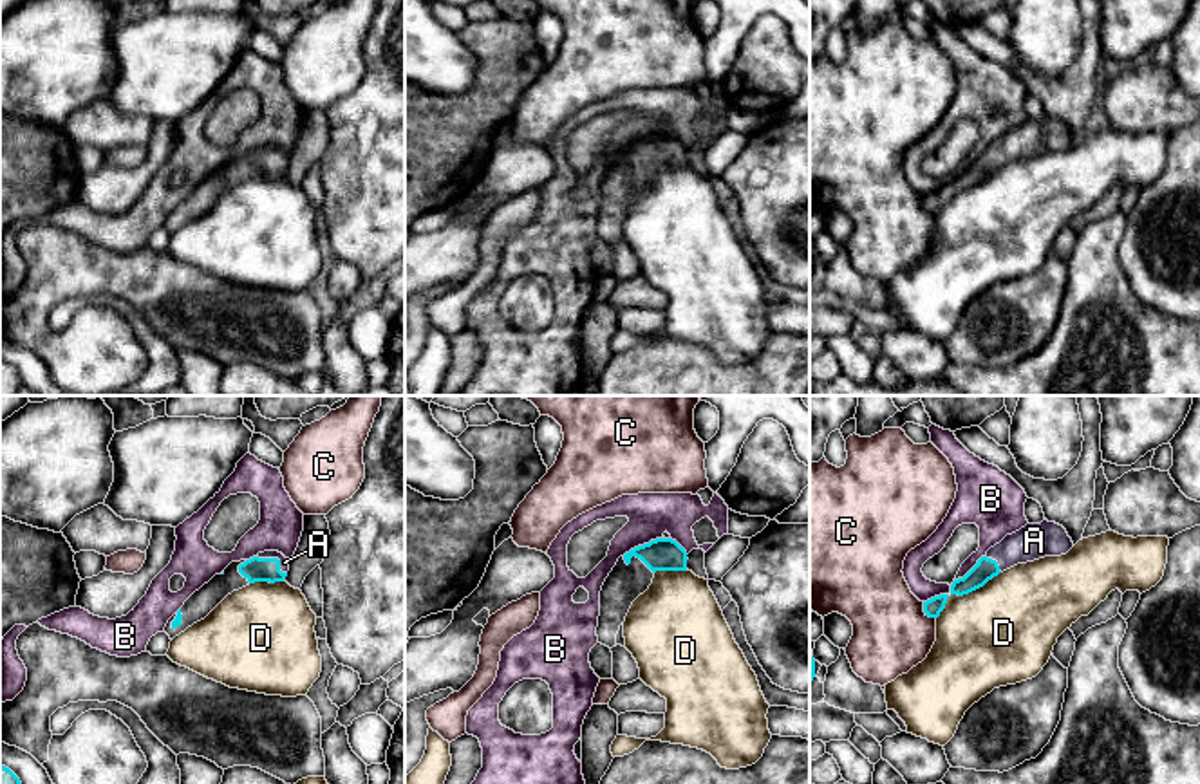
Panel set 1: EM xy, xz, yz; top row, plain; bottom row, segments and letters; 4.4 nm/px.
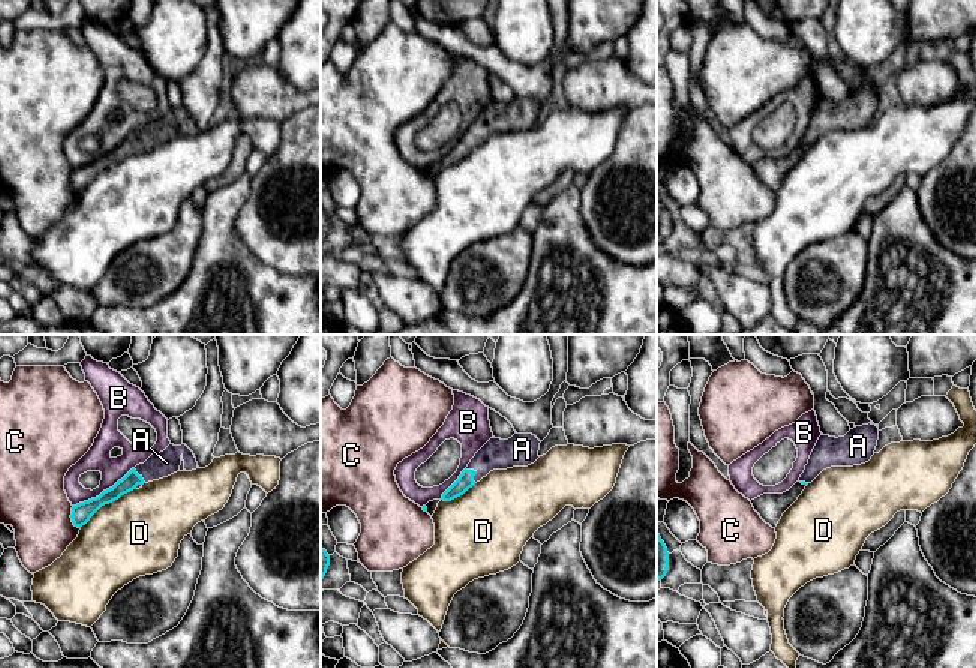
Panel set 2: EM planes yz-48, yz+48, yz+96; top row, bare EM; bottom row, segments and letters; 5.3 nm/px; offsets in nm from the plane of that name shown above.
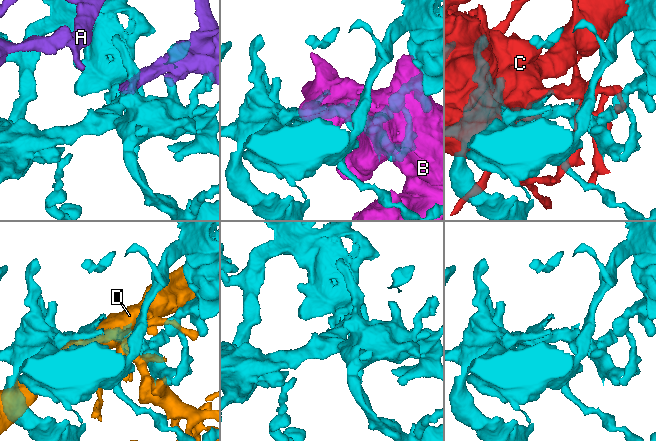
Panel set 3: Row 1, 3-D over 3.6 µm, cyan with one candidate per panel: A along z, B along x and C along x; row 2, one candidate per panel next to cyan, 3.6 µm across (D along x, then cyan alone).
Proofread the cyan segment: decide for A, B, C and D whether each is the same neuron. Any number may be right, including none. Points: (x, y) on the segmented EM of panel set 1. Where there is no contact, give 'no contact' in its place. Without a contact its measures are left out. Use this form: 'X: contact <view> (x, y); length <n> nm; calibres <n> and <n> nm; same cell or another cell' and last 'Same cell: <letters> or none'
A: contact xy (275, 559); length 160 nm; calibres 110 and 50 nm; same cell
B: contact xz (644, 544); length 200 nm; calibres 140 and 190 nm; another cell
C: contact yz (926, 613); length 100 nm; calibres 80 and 340 nm; another cell
D: contact yz (964, 593); length 360 nm; calibres 100 and 460 nm; another cell
Same cell: A

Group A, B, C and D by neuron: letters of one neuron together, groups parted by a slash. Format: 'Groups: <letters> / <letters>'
Groups: A / B / C / D

